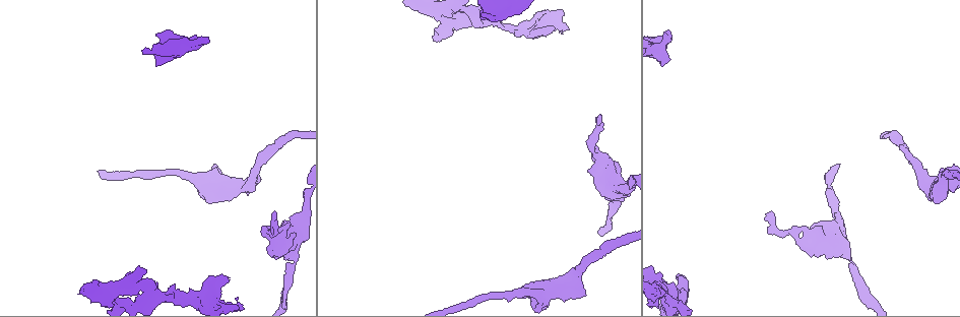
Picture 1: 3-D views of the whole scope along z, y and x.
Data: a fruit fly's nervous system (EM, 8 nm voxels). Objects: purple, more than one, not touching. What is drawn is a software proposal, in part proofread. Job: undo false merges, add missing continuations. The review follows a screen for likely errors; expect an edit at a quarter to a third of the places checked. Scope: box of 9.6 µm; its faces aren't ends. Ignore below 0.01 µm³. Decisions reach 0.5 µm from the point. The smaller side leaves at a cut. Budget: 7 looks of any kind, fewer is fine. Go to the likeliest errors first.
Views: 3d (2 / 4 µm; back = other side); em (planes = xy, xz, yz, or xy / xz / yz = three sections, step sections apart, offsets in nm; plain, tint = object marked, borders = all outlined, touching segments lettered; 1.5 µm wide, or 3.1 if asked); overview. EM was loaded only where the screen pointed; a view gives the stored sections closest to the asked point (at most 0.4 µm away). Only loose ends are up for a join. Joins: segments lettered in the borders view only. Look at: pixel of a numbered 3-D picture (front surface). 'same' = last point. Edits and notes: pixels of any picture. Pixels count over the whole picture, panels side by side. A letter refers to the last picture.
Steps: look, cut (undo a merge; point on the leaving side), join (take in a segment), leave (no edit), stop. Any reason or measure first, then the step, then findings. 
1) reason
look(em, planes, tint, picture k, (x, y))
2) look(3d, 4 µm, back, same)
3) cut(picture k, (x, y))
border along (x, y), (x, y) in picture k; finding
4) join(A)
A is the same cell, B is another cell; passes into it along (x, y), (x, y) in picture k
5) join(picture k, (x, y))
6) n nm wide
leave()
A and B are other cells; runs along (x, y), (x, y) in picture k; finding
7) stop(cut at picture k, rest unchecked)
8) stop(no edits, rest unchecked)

abrupt turn
look(em, 3.1 µm, planes, tint, picture 1, (477, 23))

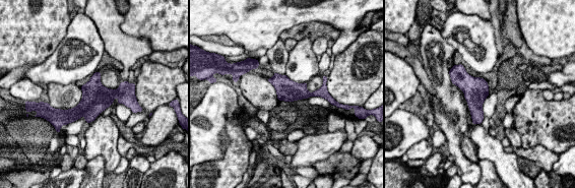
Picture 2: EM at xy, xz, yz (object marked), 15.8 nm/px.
look(em, 3.1 µm, planes, borders, same)

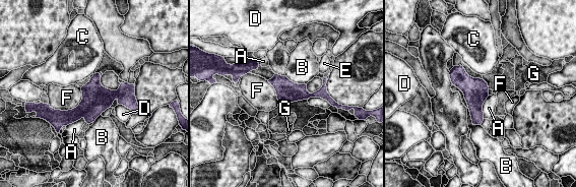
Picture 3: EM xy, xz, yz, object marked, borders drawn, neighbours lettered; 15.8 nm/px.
340 nm wide
leave()
A, B, C, D, E, F and G are other cells; border along (489, 96), (483, 105), (484, 118) in picture 3; all the same cell

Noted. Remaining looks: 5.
sudden change in width
look(3d, 2 µm, picture 1, (291, 249))

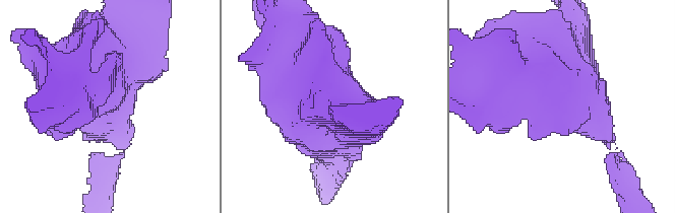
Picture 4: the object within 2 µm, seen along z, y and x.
shape alone is not enough
look(em, planes, borders, picture 4, (329, 136))

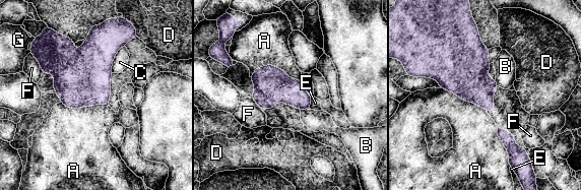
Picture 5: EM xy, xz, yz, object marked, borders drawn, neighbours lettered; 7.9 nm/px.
leave()
A, B, C, D, E, F and G are other cells; border along (124, 45), (114, 58), (112, 72) in picture 5; continuous, no second cell

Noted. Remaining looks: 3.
branch stops here
look(3d, 4 µm, back, picture 1, (259, 177))

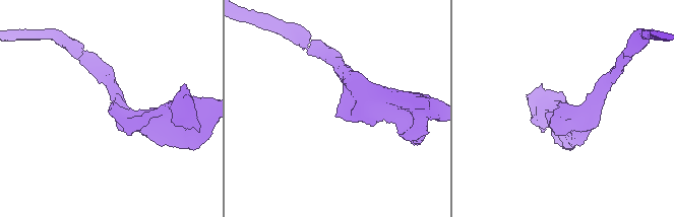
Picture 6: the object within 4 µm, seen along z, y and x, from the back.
shape alone is not enough
look(em, planes, borders, picture 6, (109, 112))

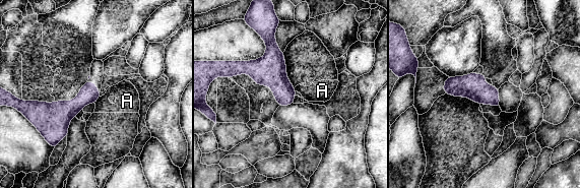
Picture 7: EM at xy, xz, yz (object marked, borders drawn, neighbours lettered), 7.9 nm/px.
A touches over 80 nm
leave()
A is another cell; border along (100, 97), (93, 103) in picture 7; none of them fits

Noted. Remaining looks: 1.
stop(no edits, rest unchecked)

